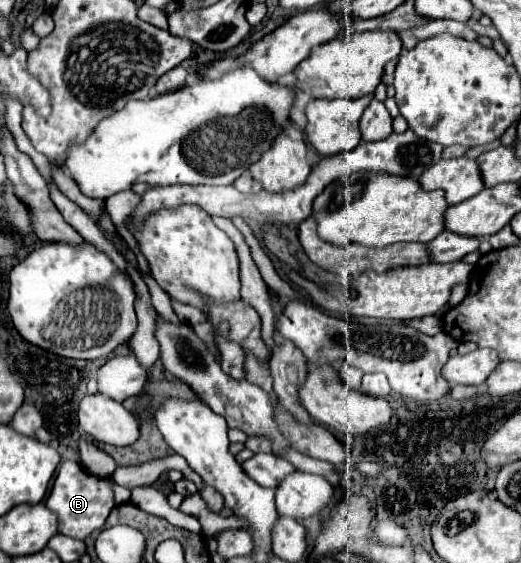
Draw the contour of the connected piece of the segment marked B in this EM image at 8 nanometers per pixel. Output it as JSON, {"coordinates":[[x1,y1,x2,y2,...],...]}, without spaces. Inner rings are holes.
{"coordinates":[[63,461,59,471,57,471,53,489,51,489,45,505,53,513,57,513,57,523,59,523,61,535,67,535,67,537,73,537,73,539,85,539,91,531,103,529,105,519,109,517,111,509,115,507,113,479,89,475,79,463]]}

